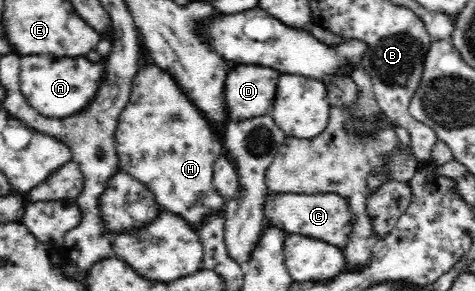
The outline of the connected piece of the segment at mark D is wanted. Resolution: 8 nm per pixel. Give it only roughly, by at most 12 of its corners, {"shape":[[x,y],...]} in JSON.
{"shape":[[234,65],[227,122],[270,115],[280,74]]}

